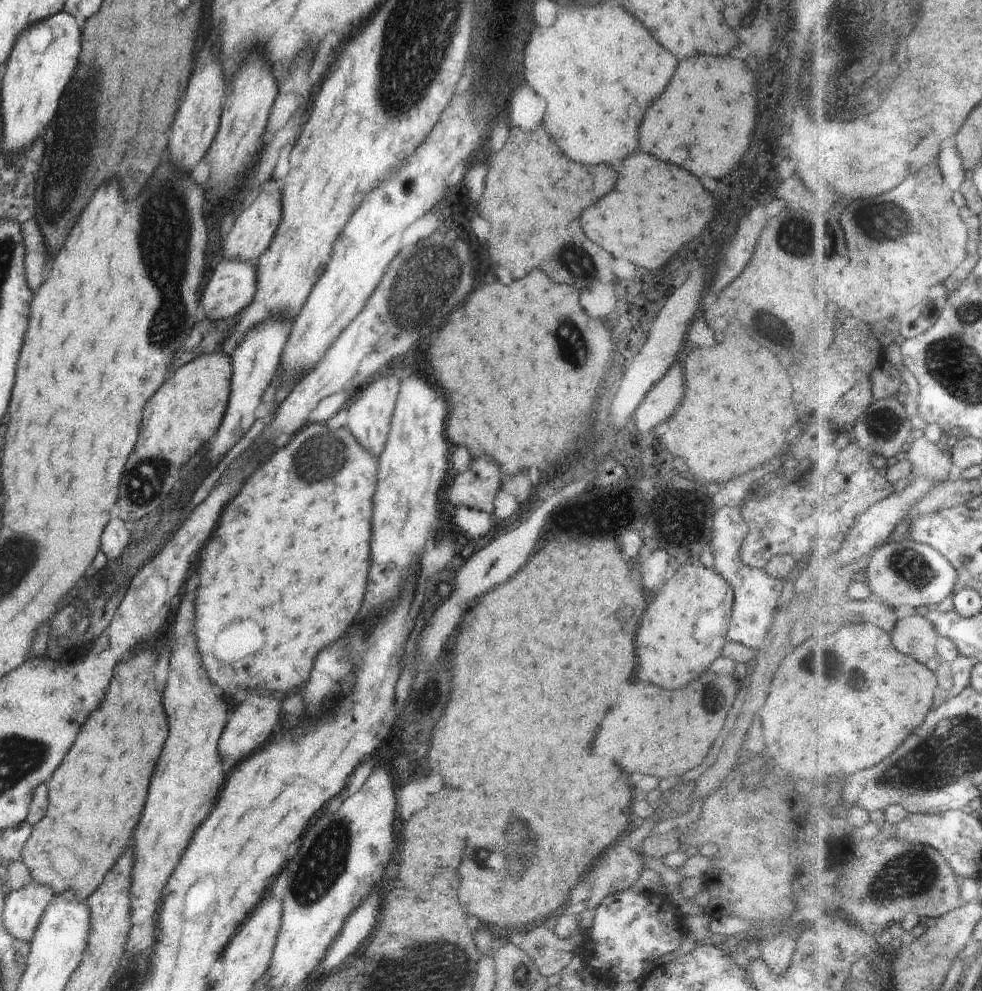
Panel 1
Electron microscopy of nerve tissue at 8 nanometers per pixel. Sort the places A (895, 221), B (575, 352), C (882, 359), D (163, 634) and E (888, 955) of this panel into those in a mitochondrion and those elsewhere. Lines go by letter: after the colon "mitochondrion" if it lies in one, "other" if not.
A: mitochondrion
B: mitochondrion
C: other
D: other
E: other

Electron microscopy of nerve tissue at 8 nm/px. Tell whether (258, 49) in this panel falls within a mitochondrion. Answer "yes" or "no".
no

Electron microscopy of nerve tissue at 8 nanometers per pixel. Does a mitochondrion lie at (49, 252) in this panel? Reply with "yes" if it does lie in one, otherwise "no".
no

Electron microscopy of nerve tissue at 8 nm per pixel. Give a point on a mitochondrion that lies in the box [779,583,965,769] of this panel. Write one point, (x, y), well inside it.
(852, 685)

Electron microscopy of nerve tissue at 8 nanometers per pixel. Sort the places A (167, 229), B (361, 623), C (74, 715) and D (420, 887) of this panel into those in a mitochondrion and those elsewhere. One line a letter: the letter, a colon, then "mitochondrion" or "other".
A: mitochondrion
B: other
C: other
D: other

